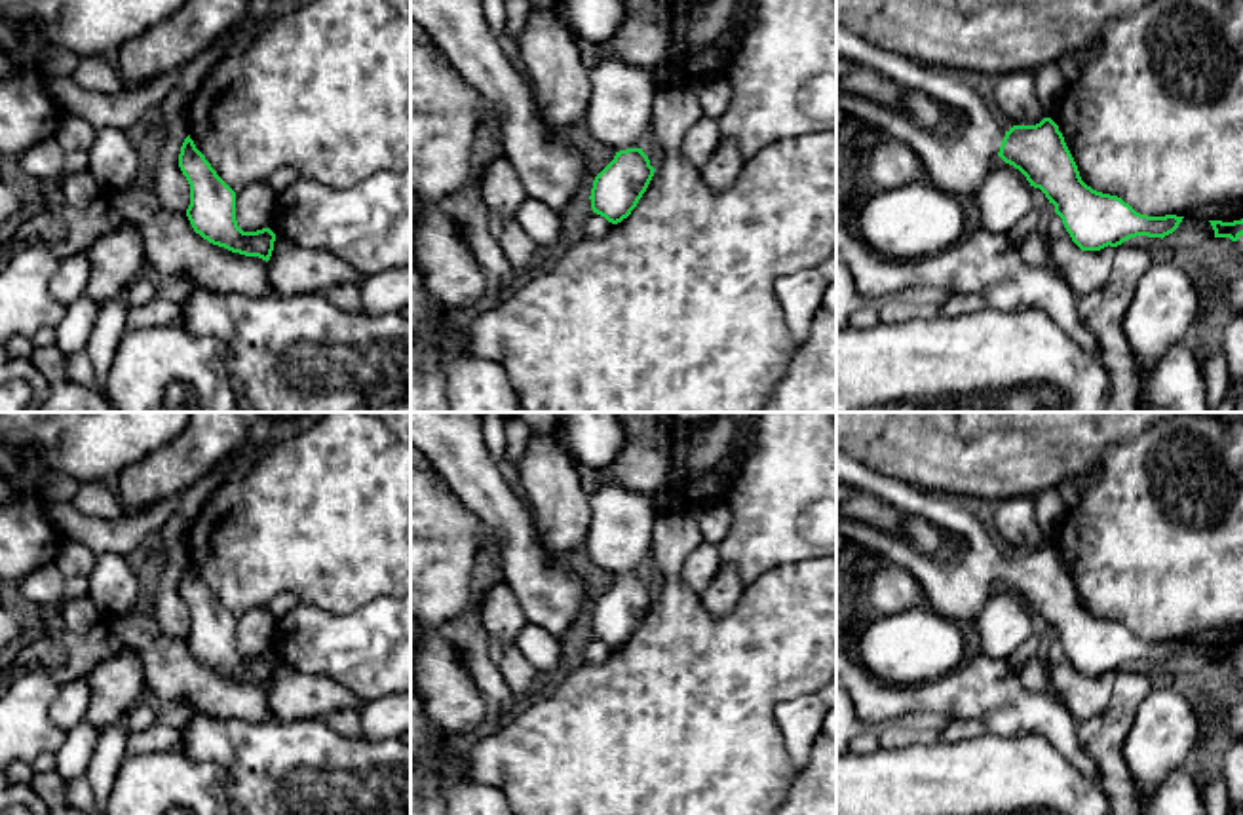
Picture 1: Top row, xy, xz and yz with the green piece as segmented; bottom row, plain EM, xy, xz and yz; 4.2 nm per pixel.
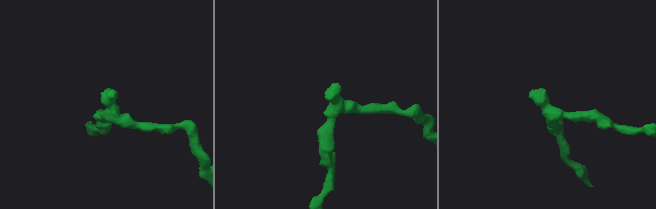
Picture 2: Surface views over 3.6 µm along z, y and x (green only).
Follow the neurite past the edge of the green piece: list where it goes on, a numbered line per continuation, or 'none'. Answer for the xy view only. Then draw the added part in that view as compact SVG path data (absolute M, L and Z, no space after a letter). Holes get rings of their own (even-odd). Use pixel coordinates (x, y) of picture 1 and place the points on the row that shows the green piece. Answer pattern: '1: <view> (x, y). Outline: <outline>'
none

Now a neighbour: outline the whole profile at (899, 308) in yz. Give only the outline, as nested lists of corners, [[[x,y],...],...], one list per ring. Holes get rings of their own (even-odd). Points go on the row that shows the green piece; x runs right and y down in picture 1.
[[[893,296],[878,302],[882,323],[908,323],[912,319],[935,319],[941,308],[935,304],[914,302],[907,296]]]

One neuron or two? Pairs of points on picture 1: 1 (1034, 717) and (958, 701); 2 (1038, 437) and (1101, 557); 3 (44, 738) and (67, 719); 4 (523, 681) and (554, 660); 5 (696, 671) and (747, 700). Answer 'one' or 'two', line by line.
1: one
2: two
3: two
4: two
5: one

